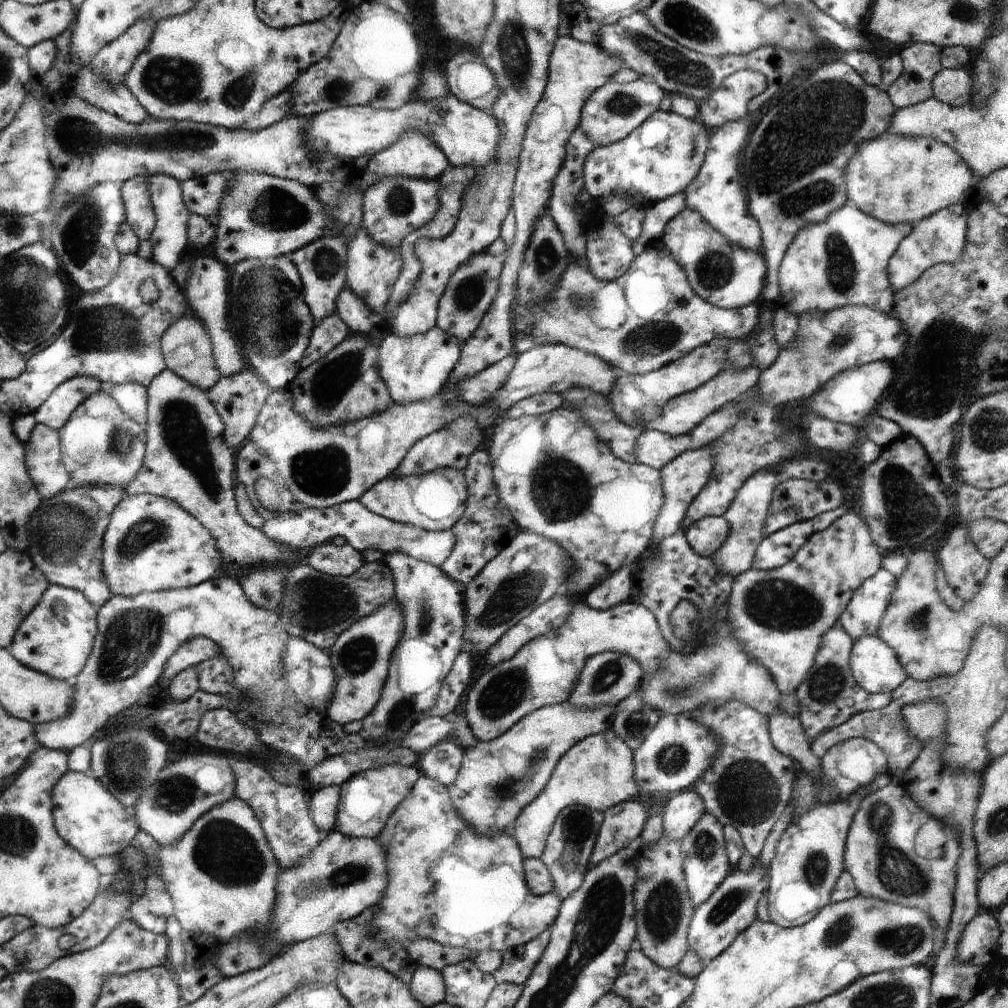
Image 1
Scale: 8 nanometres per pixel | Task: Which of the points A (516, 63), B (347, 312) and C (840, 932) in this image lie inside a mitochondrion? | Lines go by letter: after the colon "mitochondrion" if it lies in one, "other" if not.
A: mitochondrion
B: other
C: mitochondrion

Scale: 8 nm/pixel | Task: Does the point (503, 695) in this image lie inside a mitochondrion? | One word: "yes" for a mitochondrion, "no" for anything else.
yes

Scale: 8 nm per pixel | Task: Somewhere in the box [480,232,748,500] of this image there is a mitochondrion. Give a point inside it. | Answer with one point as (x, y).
(655, 340)

